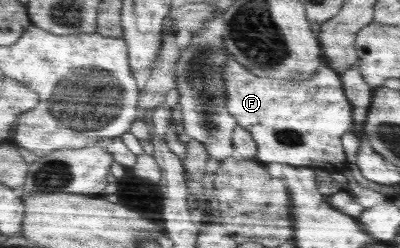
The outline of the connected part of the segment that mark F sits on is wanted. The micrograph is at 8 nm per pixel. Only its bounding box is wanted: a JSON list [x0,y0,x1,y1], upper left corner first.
[225,53,351,170]

